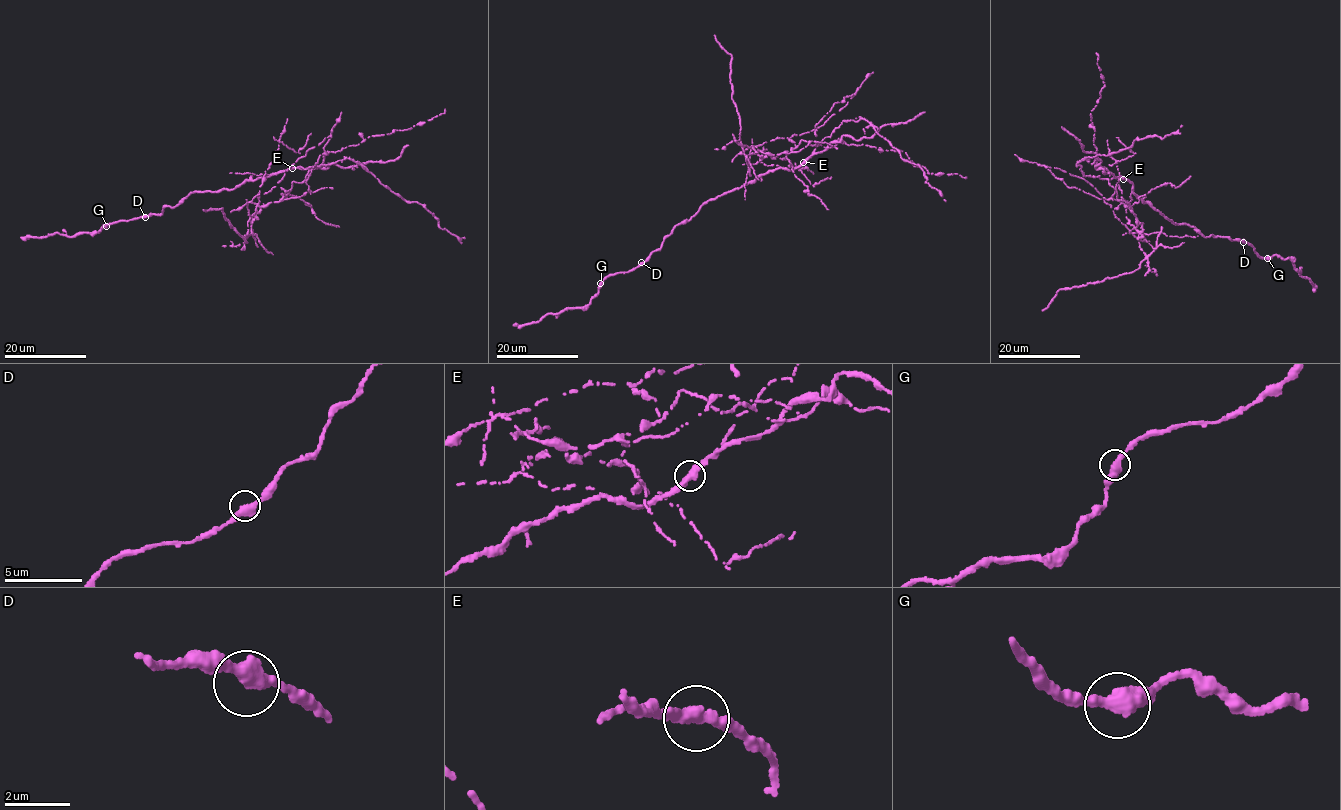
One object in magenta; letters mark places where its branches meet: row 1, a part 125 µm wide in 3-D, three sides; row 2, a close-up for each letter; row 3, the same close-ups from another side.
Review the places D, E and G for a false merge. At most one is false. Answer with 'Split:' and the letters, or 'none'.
Split: E

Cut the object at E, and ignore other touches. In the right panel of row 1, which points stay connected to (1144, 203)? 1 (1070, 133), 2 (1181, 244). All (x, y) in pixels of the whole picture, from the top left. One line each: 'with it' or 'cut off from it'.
1: with it
2: cut off from it

